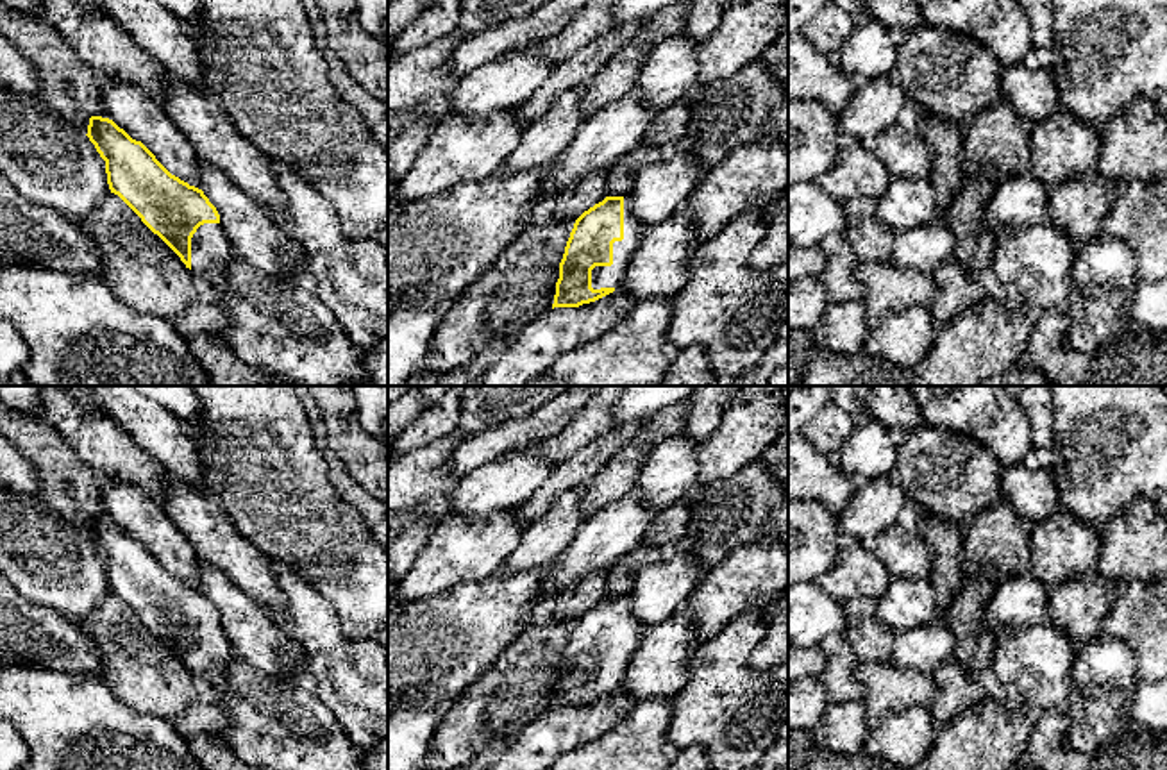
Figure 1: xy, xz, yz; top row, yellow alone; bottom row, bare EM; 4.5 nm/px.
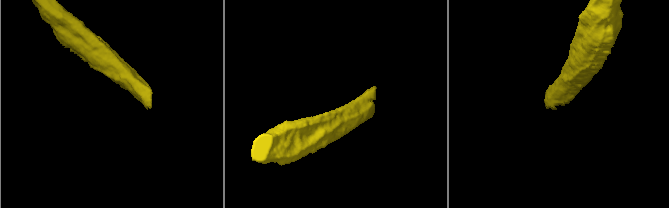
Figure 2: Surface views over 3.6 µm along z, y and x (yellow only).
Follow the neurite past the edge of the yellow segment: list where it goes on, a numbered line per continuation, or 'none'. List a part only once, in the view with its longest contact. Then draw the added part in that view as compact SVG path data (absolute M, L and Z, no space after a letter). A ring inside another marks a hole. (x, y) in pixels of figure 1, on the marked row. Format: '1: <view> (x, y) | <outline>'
1: xz (624, 251) | M624 195L624 239L613 243L613 264L611 266L595 266L592 270L592 288L618 288L624 273L634 257L645 230L643 225L631 209L631 197Z

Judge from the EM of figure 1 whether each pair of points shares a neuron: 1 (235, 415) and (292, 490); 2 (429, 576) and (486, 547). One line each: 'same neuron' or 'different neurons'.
1: same neuron
2: same neuron

